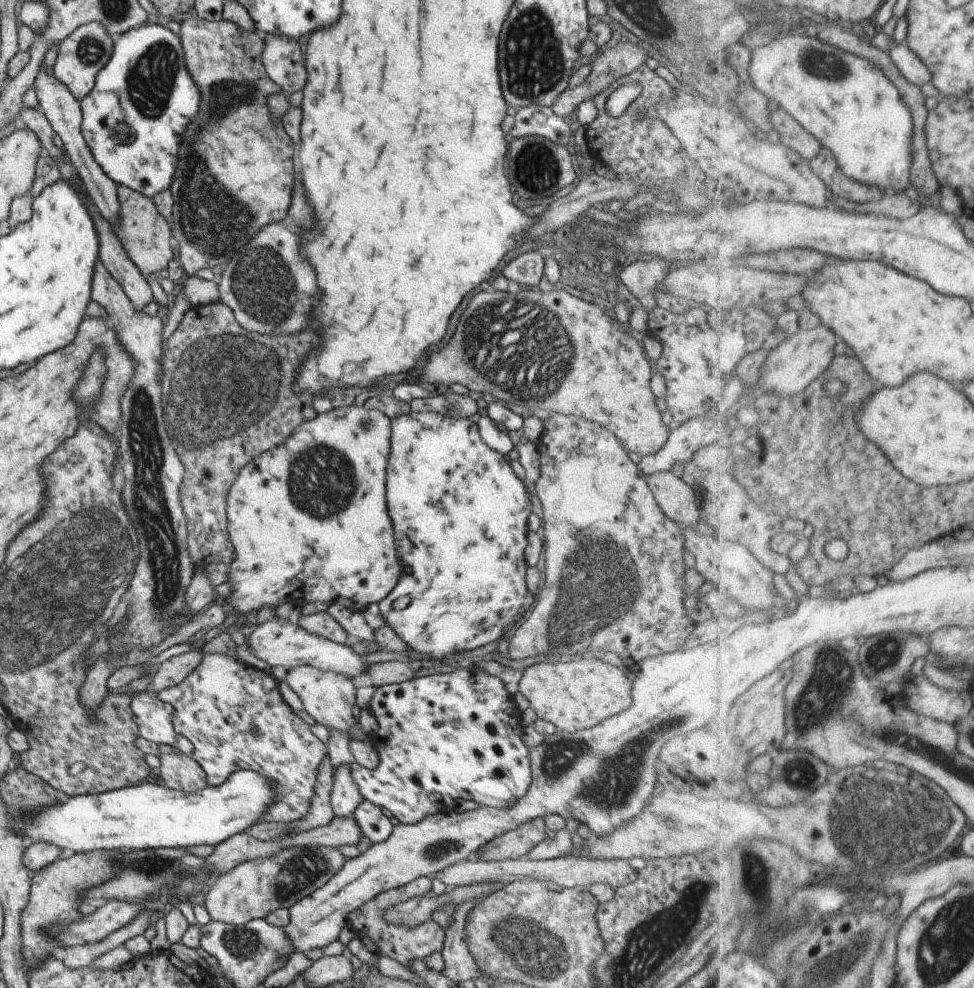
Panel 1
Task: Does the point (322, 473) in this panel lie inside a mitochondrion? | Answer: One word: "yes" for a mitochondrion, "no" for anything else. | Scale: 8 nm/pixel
yes

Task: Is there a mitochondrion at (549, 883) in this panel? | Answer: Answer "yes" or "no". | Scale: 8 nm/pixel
no

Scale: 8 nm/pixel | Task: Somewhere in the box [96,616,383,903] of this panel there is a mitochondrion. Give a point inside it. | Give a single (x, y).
(155, 866)

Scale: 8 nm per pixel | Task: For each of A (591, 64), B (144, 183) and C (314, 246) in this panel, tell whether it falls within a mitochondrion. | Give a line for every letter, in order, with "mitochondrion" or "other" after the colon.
A: other
B: other
C: other

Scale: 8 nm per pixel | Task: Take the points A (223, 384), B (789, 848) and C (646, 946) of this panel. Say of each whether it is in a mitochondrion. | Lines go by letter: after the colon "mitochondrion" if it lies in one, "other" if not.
A: mitochondrion
B: other
C: mitochondrion

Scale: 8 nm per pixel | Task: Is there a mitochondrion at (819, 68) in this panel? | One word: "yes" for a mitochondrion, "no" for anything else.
yes

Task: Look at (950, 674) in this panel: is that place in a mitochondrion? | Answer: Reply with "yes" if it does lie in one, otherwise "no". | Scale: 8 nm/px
no

